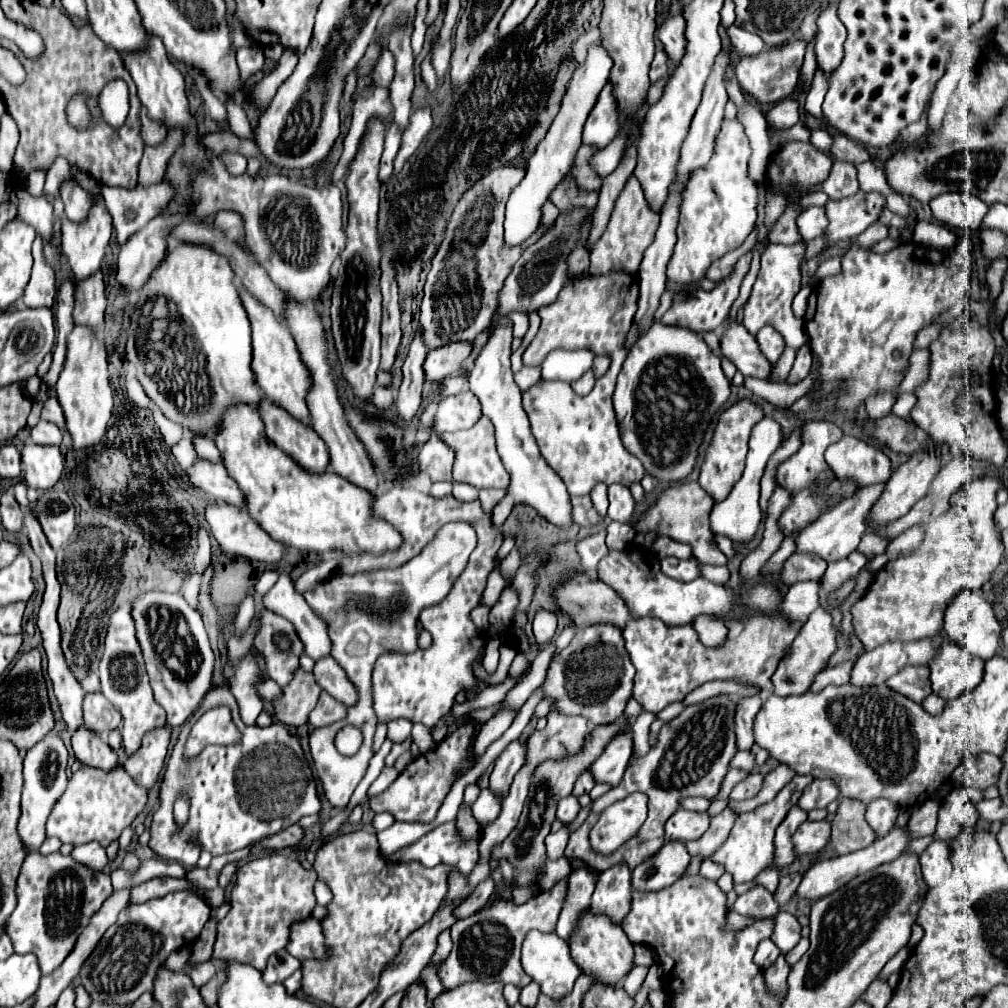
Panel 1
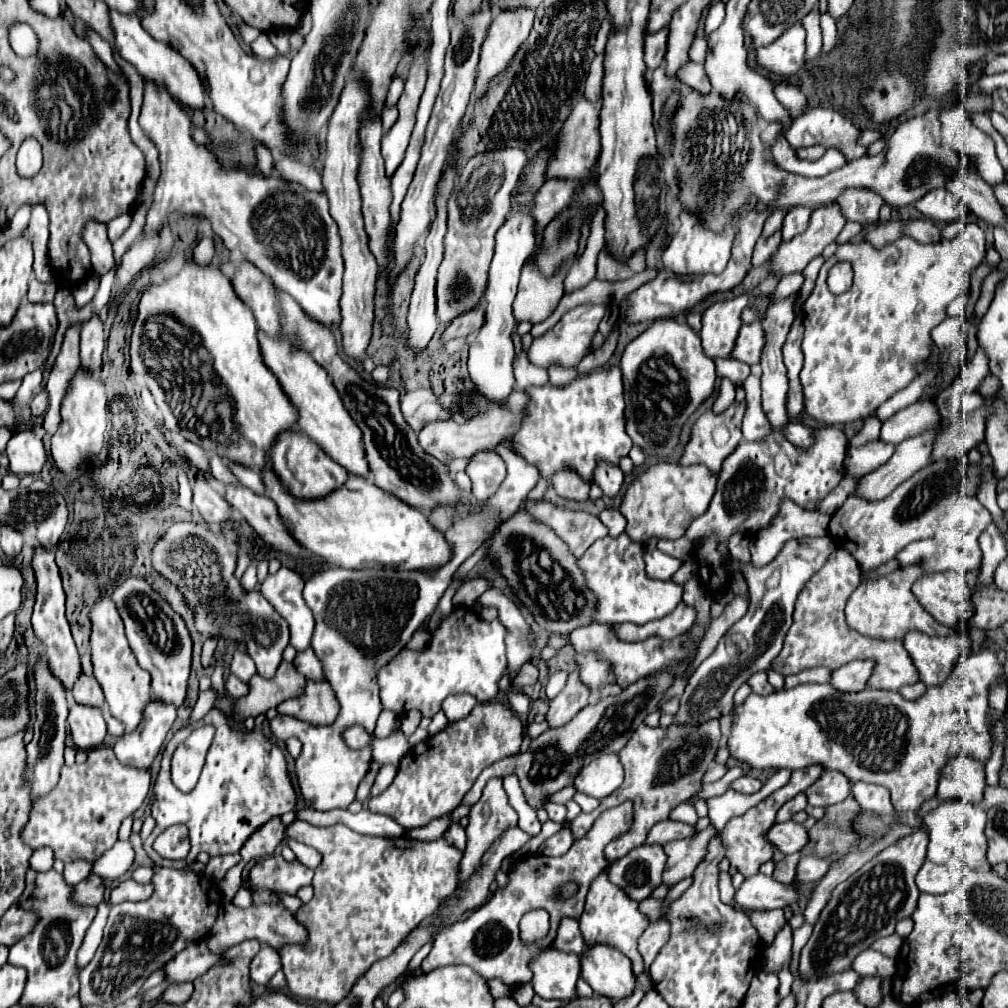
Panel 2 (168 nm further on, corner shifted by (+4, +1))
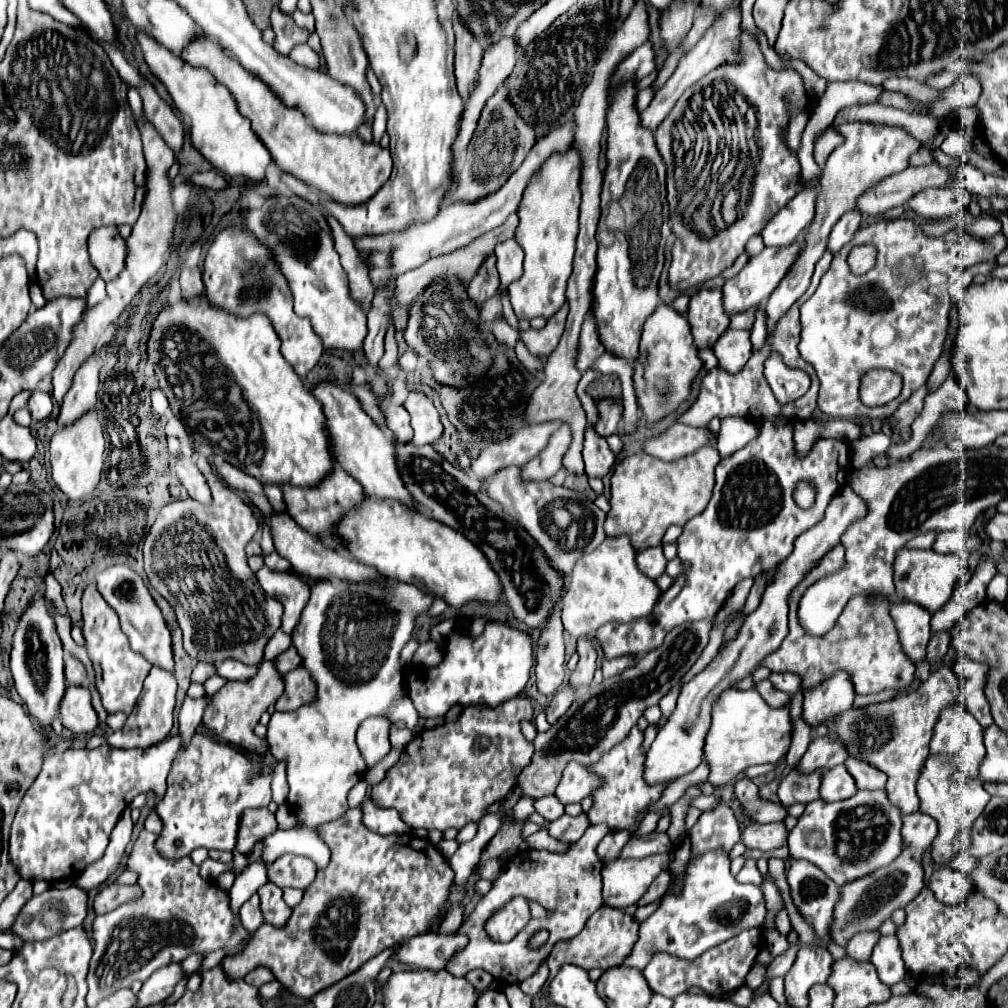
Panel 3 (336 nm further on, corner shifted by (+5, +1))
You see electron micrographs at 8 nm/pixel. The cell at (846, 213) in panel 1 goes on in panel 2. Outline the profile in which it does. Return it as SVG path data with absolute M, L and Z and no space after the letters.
M836 203L814 209L810 227L802 235L796 235L792 241L780 243L772 257L772 271L778 275L802 271L814 257L824 251L826 245L836 241L846 221L848 219Z

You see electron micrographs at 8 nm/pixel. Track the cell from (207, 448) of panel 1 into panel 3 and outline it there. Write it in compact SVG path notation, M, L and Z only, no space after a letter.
M265 485L265 495L271 501L271 505L275 507L275 511L287 511L281 487L277 487L277 485Z

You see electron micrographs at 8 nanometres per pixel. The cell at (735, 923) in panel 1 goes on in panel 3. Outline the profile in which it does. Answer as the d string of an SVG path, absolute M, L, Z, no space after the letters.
M755 964L749 971L749 975L747 975L747 981L745 981L745 985L747 985L747 987L751 987L751 989L761 986L766 979L766 970L766 966Z

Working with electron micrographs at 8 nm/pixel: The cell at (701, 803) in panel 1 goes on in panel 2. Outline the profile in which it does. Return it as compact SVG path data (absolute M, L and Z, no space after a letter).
M682 803L680 807L674 809L674 813L670 813L670 819L676 819L676 821L684 821L684 823L694 825L698 821L698 813L696 813L696 809L694 809L692 803Z

